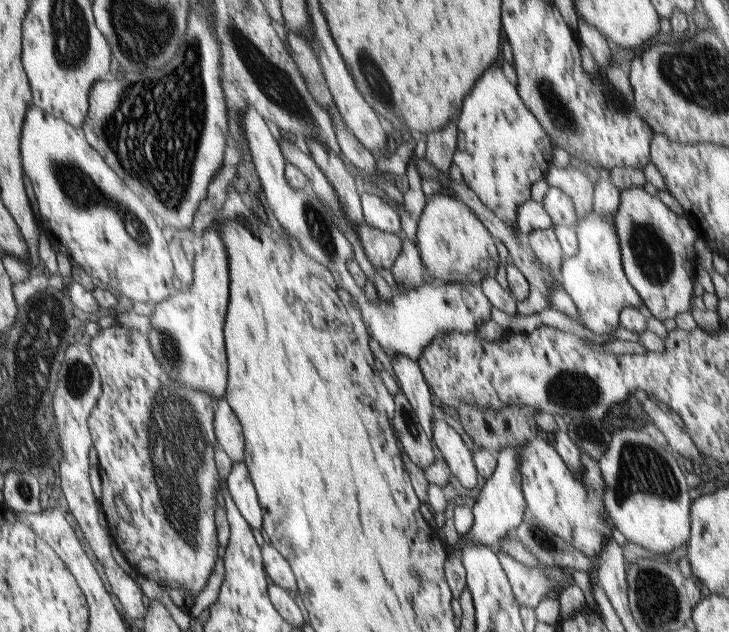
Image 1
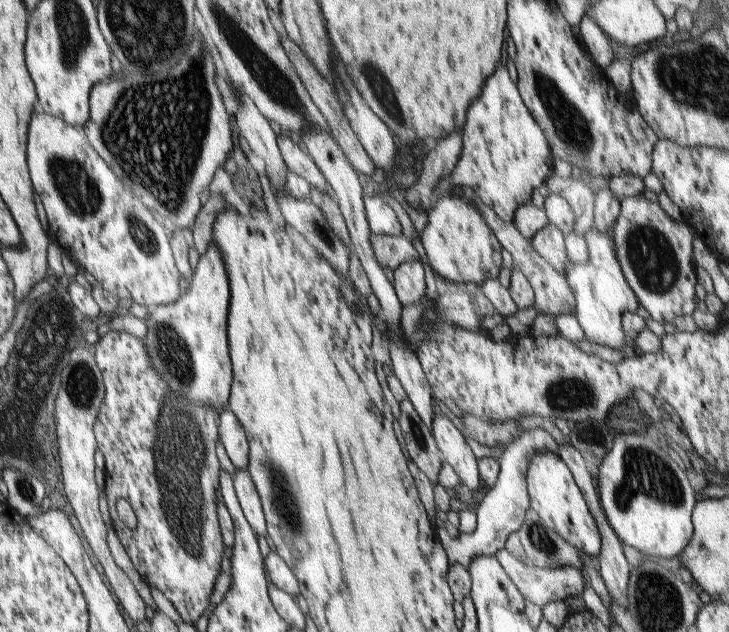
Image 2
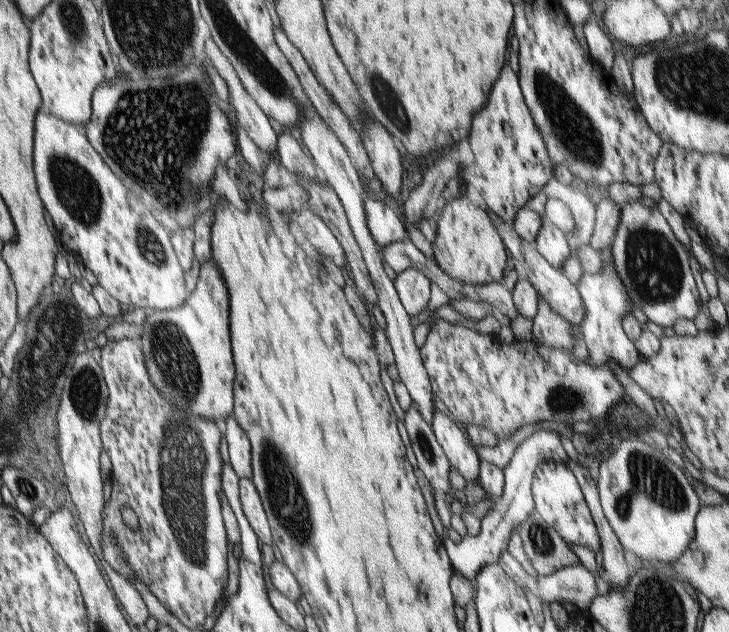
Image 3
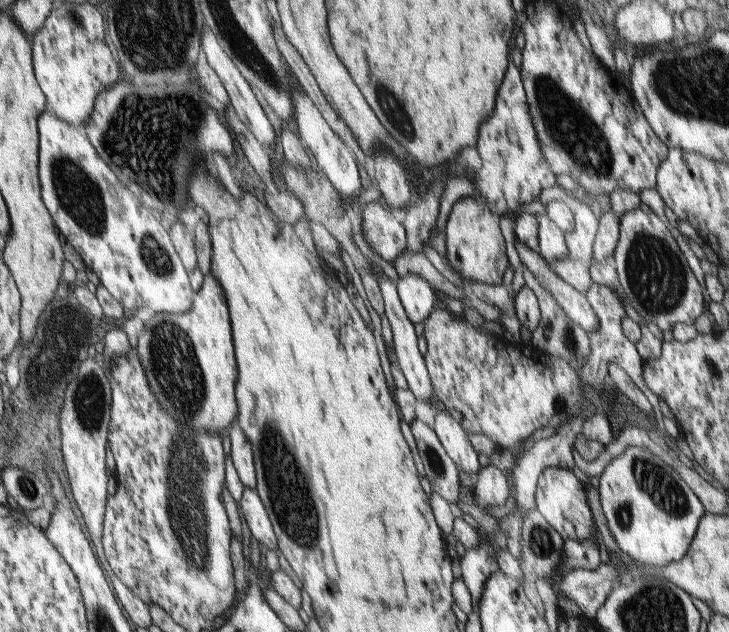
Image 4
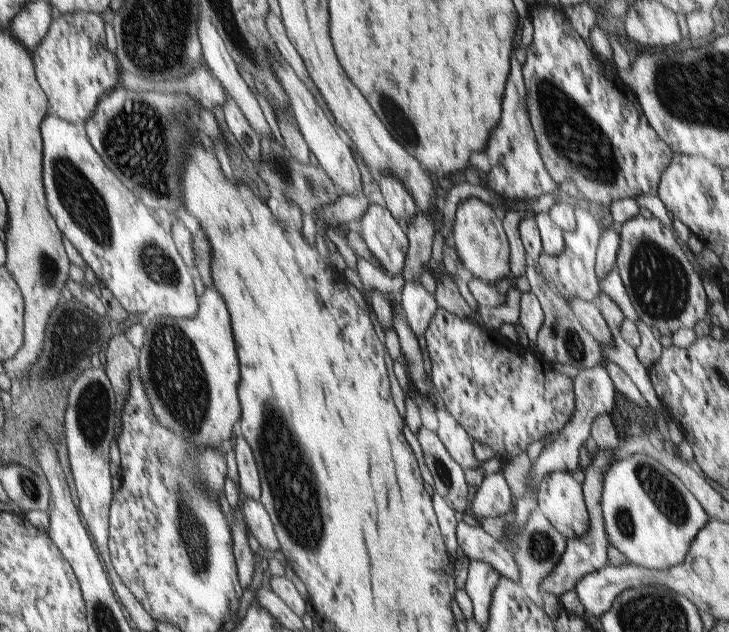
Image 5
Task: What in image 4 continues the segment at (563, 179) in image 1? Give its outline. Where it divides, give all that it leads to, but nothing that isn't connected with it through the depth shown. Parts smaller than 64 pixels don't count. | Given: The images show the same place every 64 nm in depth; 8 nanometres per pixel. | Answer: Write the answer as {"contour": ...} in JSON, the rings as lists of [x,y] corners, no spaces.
{"contour":[[[559,185],[548,188],[548,190],[544,191],[543,195],[540,196],[540,200],[538,200],[538,202],[541,202],[544,206],[556,201],[566,203],[570,207],[570,210],[573,212],[575,229],[568,235],[568,256],[566,256],[566,259],[554,261],[552,269],[558,276],[562,277],[562,282],[569,284],[579,293],[586,294],[588,288],[590,288],[593,283],[592,277],[590,276],[590,266],[593,257],[593,244],[594,240],[596,240],[596,234],[598,234],[599,221],[596,219],[594,213],[592,213],[589,204],[578,200],[571,192]]]}

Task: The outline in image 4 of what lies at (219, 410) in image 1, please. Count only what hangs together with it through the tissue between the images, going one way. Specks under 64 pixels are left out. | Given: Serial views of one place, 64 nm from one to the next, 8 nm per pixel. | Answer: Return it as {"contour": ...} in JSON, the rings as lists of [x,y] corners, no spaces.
{"contour":[[[236,421],[232,423],[229,434],[232,444],[230,459],[238,470],[240,480],[243,481],[243,488],[257,490],[258,478],[257,473],[254,472],[254,460],[252,460],[250,442],[246,440],[246,436],[242,434],[242,430],[240,430]]]}

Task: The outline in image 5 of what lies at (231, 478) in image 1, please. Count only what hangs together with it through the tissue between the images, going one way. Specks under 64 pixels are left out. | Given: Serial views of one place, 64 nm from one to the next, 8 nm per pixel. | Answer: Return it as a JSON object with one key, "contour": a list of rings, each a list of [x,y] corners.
{"contour":[[[248,498],[241,506],[246,525],[259,546],[272,552],[280,551],[274,524],[264,505],[254,498]]]}

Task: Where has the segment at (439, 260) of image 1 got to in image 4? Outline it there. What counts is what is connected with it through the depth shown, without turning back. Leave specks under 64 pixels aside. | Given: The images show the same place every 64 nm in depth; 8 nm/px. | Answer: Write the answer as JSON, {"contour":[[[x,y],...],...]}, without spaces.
{"contour":[[[473,197],[461,198],[455,202],[446,220],[444,234],[446,238],[446,261],[468,283],[470,280],[500,285],[504,270],[508,268],[506,240],[498,226],[498,216],[490,210],[484,210]]]}

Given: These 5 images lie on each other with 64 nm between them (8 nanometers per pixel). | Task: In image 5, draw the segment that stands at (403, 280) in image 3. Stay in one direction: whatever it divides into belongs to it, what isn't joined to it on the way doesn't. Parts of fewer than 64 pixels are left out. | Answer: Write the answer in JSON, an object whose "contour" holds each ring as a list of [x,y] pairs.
{"contour":[[[407,282],[399,294],[408,326],[418,339],[426,334],[438,305],[436,299],[420,282]]]}

